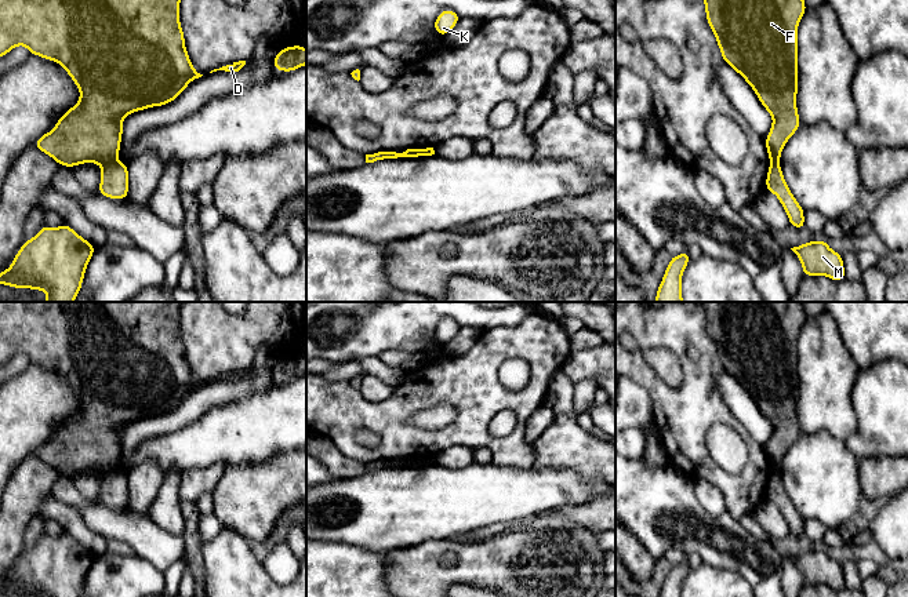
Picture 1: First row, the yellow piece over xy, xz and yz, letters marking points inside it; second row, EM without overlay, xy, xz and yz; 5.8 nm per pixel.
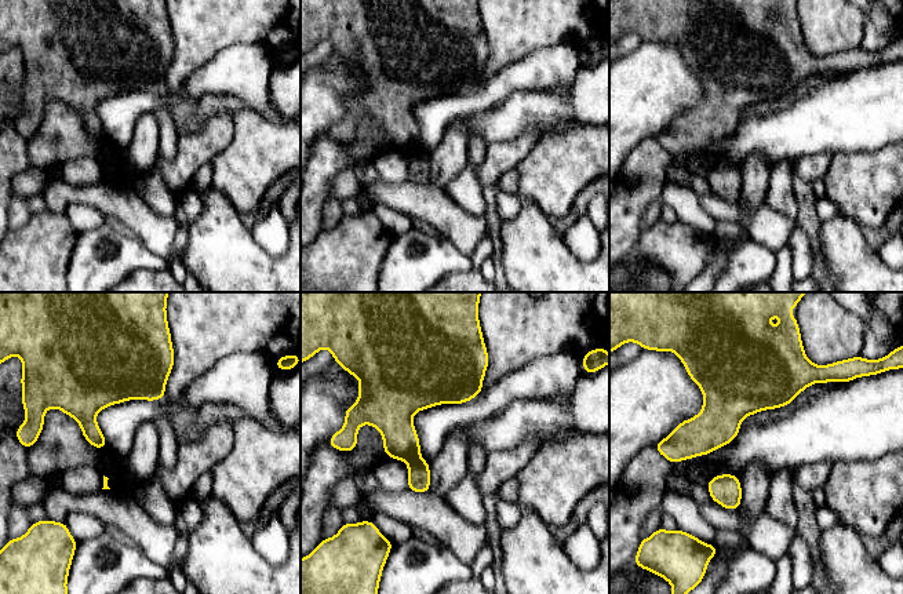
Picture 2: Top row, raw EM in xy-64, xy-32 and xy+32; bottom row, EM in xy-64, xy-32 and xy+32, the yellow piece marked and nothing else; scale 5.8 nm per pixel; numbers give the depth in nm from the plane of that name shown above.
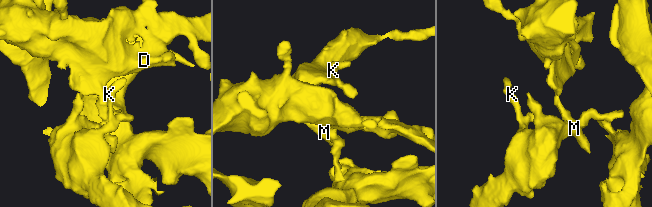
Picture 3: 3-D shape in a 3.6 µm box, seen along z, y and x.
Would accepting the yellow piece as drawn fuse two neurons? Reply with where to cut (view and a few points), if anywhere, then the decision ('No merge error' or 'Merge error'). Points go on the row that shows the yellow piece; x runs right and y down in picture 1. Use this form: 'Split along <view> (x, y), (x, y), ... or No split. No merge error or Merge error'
Split along xy (115, 160), (102, 166). Merge error

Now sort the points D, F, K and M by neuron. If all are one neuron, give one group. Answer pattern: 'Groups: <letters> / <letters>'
Groups: D F / K M

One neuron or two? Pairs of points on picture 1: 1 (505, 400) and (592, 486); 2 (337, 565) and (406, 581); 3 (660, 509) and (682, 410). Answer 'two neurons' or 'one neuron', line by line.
1: two neurons
2: two neurons
3: two neurons

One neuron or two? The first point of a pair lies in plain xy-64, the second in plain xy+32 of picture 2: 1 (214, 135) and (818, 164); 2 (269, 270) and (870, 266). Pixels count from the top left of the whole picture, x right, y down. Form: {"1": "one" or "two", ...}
{"1": "one", "2": "one"}

